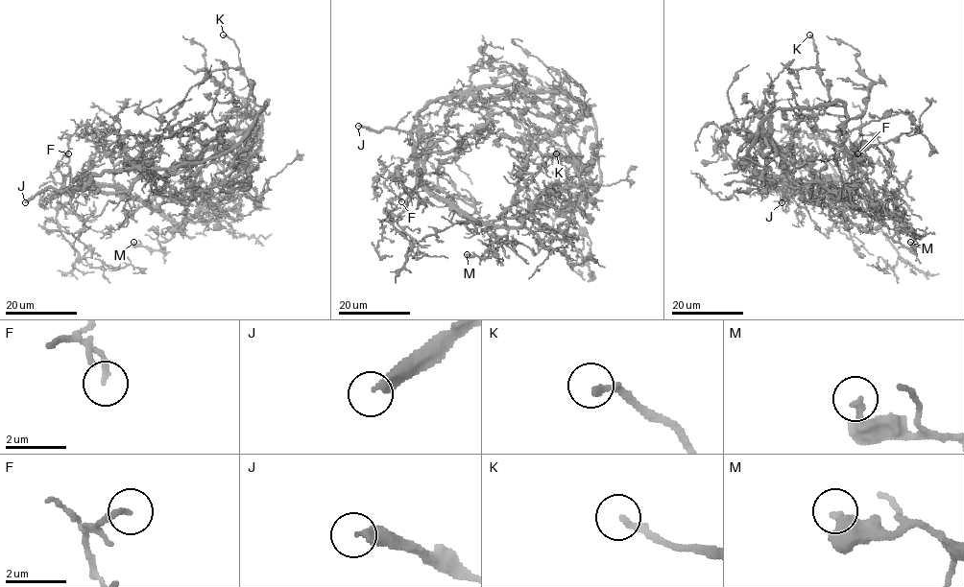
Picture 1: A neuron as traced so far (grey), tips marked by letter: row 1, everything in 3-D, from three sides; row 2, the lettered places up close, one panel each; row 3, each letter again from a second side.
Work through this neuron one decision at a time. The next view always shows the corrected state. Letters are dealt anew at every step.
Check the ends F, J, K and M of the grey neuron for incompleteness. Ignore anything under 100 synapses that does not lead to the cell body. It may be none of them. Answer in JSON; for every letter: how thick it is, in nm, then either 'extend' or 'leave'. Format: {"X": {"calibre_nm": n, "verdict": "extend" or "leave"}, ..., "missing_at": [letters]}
{"F": {"calibre_nm": 190, "verdict": "leave"}, "J": {"calibre_nm": 300, "verdict": "extend"}, "K": {"calibre_nm": 220, "verdict": "leave"}, "M": {"calibre_nm": 260, "verdict": "leave"}, "missing_at": ["J"]}

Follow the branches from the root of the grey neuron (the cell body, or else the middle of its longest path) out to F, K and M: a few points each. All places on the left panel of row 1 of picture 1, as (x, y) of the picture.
F: (180, 198), (151, 206), (83, 181), (68, 201), (53, 208), (63, 181), (59, 162), (68, 153)
K: (180, 198), (208, 147), (219, 141), (247, 152), (261, 133), (262, 107), (255, 104), (238, 47), (223, 35)
M: (180, 198), (160, 203), (156, 208), (175, 224), (171, 238), (161, 241), (158, 250), (150, 250), (133, 242)

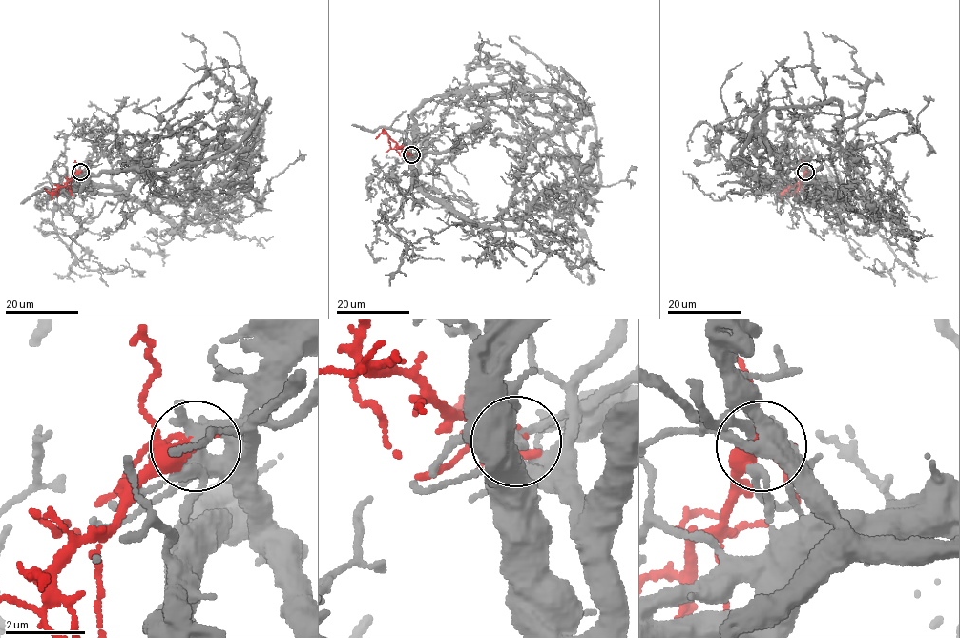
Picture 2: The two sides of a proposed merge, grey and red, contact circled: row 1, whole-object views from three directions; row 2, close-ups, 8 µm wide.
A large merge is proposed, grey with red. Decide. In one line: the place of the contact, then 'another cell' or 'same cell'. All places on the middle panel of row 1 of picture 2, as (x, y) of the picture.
at (411, 154); same cell

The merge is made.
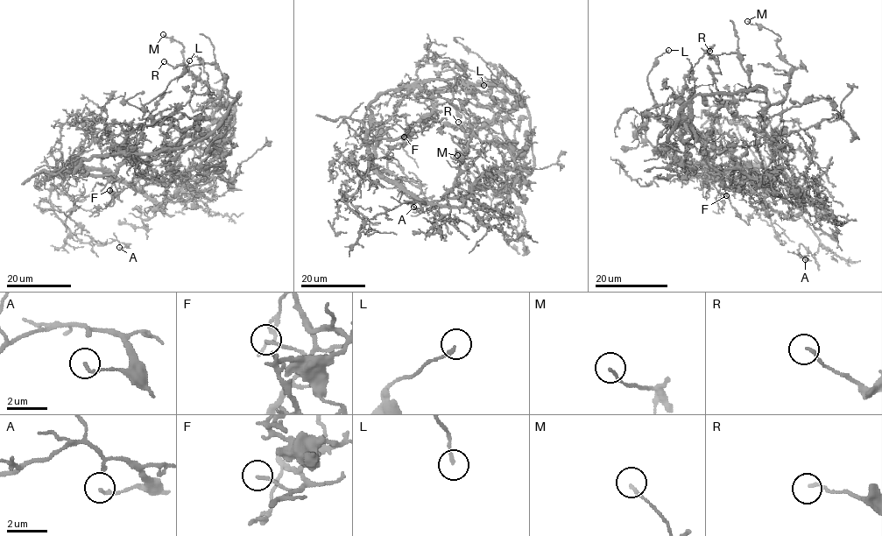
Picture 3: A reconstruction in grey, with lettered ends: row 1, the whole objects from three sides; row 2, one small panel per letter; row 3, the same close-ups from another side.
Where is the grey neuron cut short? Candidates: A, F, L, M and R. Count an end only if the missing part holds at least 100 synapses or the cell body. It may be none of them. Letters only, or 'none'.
none

